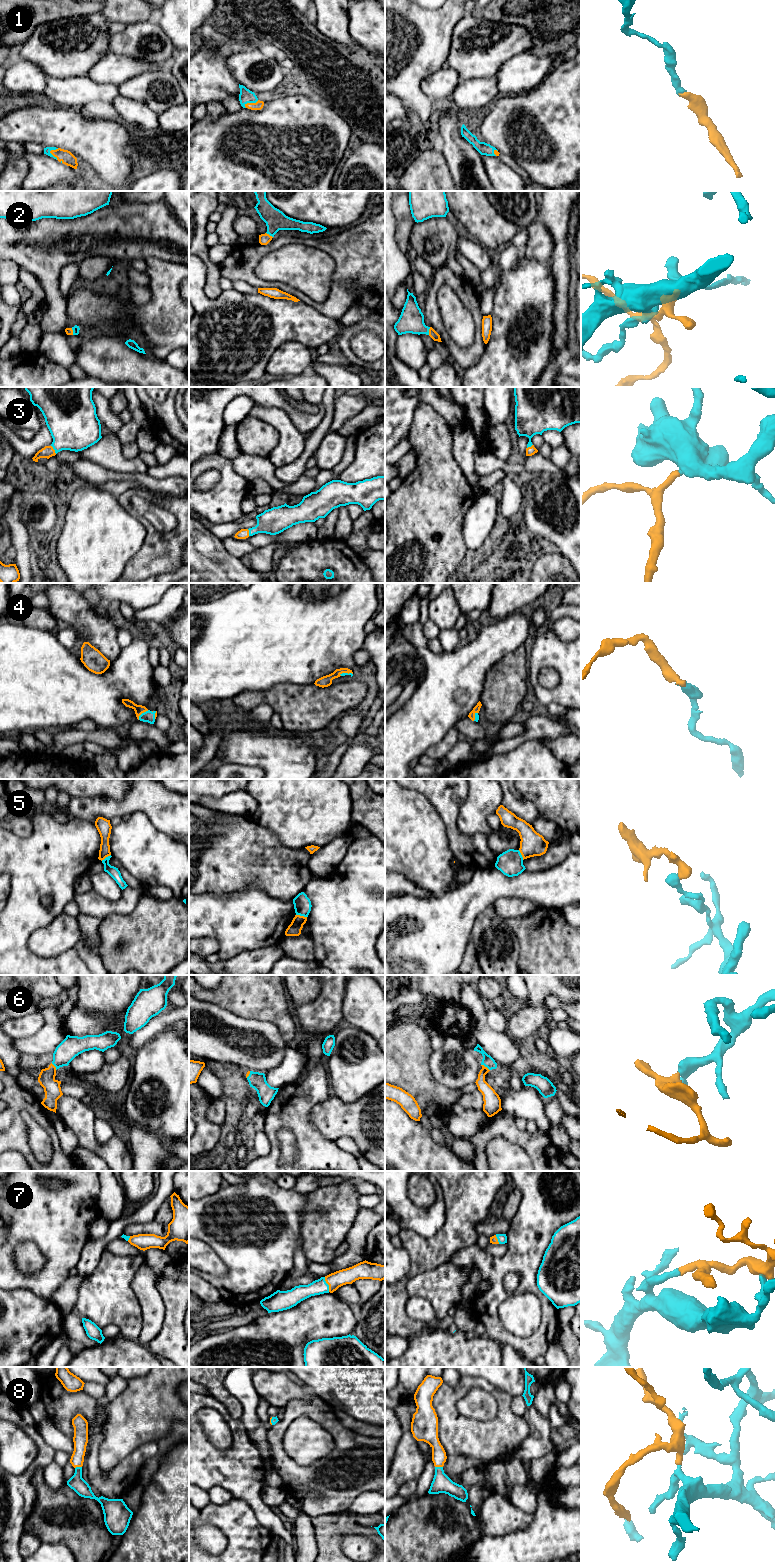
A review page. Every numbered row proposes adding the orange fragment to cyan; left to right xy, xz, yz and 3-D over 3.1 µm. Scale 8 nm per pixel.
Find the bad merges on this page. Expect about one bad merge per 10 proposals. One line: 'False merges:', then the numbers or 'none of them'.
False merges: 5

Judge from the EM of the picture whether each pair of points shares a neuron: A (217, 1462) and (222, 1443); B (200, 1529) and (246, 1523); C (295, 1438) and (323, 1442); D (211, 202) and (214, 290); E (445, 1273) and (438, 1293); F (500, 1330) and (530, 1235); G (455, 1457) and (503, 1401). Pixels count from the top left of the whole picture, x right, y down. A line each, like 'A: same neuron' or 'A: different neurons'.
A: different neurons
B: different neurons
C: same neuron
D: same neuron
E: same neuron
F: same neuron
G: same neuron

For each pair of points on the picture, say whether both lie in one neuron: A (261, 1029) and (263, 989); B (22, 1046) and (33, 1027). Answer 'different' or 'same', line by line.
A: different
B: different

